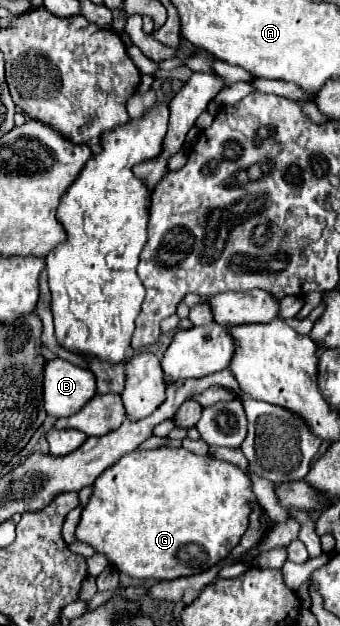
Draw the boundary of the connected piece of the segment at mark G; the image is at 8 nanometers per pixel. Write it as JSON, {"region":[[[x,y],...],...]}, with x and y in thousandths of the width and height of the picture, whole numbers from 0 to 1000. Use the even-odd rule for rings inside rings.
{"region":[[[541,714],[388,720],[306,752],[259,807],[241,816],[224,858],[306,883],[353,915],[400,925],[524,925],[600,915],[659,896],[729,845],[741,804],[753,800],[729,759],[682,740],[635,730],[588,730]]]}

